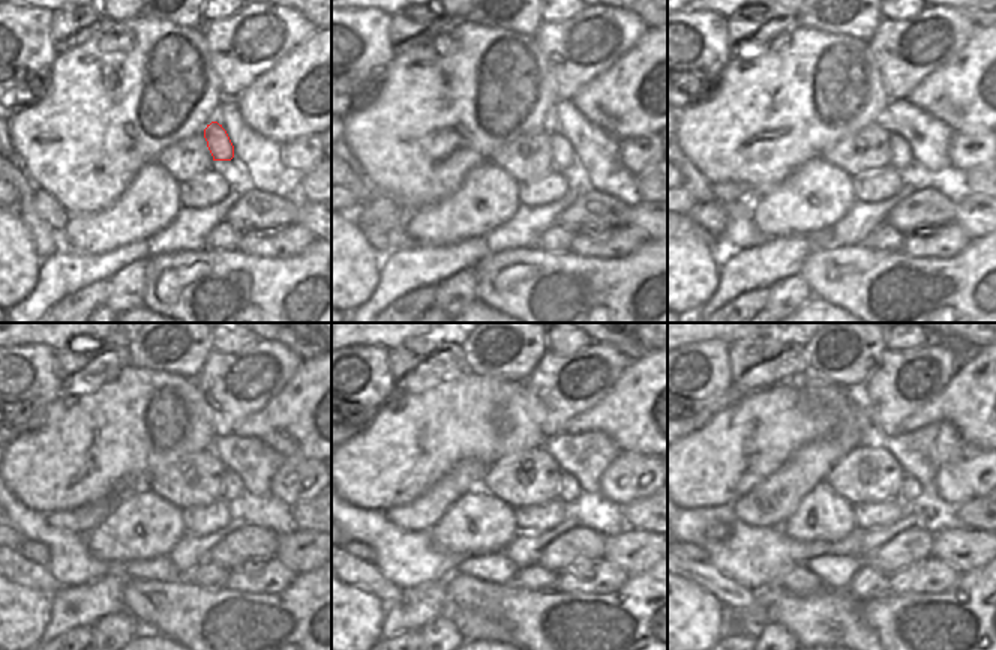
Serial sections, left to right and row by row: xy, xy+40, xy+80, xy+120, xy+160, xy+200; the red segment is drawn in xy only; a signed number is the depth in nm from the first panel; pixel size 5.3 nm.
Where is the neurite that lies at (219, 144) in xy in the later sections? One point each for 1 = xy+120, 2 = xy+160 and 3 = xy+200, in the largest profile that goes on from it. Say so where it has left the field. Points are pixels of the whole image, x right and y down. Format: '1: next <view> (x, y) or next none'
1: next xy+120 (233, 487)
2: next xy+160 (570, 490)
3: next xy+200 (911, 488)

